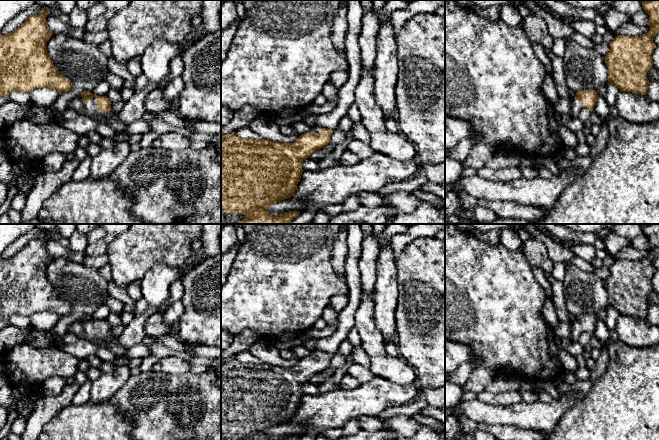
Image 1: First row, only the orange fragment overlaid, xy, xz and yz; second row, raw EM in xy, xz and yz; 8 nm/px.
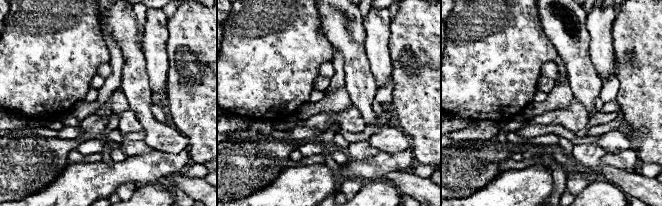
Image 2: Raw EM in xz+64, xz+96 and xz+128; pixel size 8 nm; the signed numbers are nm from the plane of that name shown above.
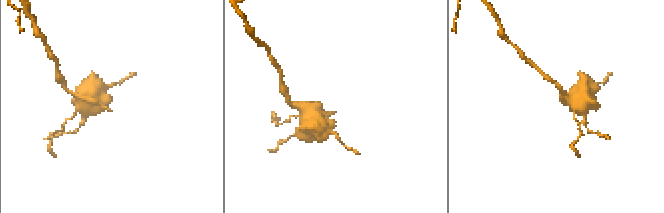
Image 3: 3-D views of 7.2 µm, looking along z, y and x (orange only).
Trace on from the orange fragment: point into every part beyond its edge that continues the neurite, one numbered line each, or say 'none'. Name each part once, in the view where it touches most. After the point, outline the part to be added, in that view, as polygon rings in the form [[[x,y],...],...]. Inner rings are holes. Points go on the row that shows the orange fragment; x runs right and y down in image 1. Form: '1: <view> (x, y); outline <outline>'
1: xy (91, 109); outline [[[92,97],[89,101],[84,103],[84,109],[88,116],[96,116],[98,118],[106,118],[106,114],[99,111],[96,103],[96,97]]]

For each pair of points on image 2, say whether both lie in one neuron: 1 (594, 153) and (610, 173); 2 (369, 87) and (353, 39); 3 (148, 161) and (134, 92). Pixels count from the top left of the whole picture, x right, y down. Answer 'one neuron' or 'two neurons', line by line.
1: one neuron
2: one neuron
3: two neurons

